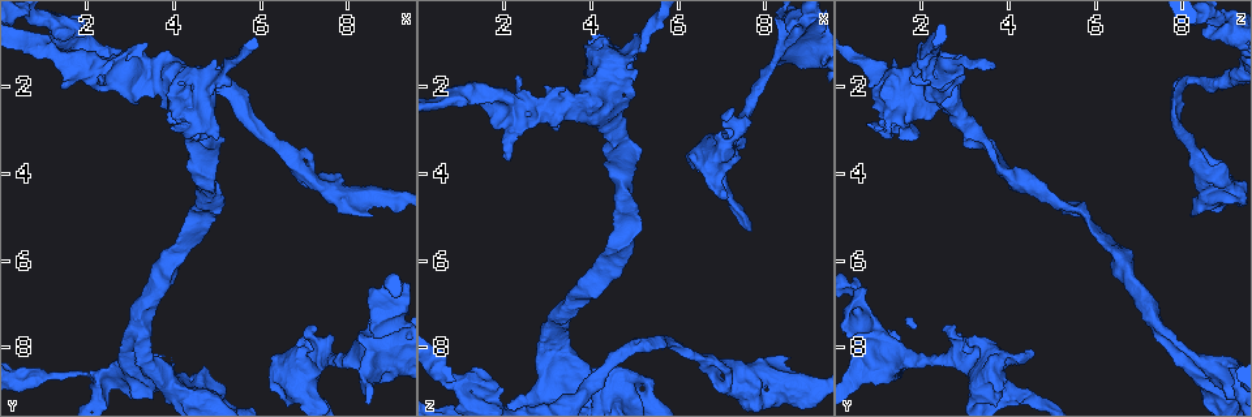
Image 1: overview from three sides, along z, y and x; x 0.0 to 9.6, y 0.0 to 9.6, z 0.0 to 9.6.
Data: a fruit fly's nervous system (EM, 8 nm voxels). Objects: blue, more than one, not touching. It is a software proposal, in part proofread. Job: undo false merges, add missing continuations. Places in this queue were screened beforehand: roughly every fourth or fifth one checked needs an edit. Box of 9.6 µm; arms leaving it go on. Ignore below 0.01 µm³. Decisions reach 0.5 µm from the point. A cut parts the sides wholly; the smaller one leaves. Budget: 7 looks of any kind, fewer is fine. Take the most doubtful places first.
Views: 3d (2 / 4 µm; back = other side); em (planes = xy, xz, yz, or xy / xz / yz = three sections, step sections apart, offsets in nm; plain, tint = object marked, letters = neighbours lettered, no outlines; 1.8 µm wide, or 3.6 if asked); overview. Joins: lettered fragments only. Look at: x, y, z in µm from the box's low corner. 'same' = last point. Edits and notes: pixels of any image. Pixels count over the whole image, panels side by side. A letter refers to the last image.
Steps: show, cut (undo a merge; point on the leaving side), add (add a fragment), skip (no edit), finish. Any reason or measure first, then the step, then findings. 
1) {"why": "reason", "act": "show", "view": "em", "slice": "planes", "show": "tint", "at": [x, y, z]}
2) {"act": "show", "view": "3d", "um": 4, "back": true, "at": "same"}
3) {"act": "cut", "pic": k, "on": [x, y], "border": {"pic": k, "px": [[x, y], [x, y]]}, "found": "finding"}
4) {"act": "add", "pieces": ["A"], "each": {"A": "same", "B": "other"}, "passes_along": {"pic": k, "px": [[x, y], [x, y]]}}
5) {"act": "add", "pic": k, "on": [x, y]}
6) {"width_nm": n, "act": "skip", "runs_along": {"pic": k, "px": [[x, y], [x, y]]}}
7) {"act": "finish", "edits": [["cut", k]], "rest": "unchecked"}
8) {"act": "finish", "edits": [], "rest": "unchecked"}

{"why": "thick turns thin", "act": "show", "view": "em", "slice": "xy", "step": 8, "show": "tint", "at": [6.95, 8.45, 3.70]}

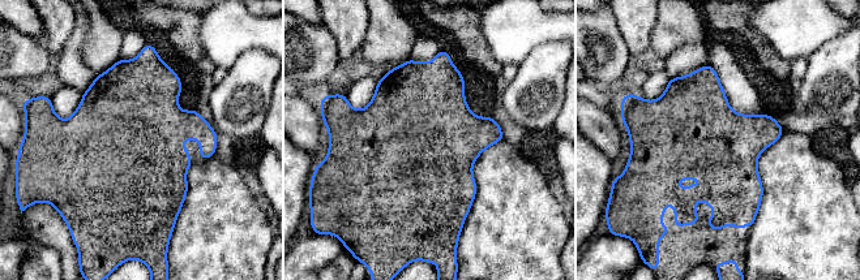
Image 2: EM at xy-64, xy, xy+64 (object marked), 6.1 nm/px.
{"act": "show", "view": "em", "slice": "xy", "step": 8, "show": "letters", "at": "same"}

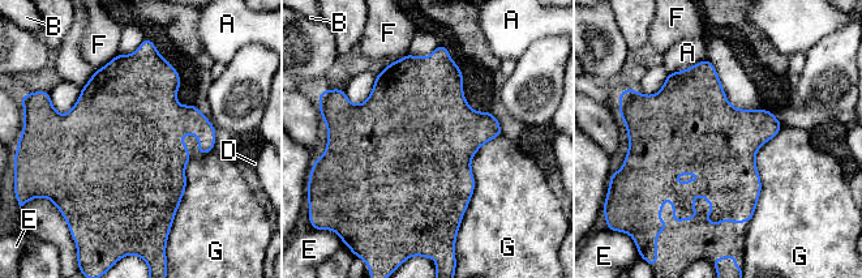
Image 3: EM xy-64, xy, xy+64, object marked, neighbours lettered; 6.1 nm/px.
{"longest_contact_nm": ["G", 650], "act": "skip", "each": {"A": "other", "B": "other", "D": "other", "E": "other", "F": "other", "G": "other"}, "border": {"pic": 3, "px": [[783, 127], [755, 155], [750, 222]]}, "found": "continuous, no second neuron"}

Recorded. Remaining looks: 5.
{"why": "abrupt turn", "act": "show", "view": "em", "slice": "planes", "show": "letters", "at": [1.50, 0.80, 9.05]}

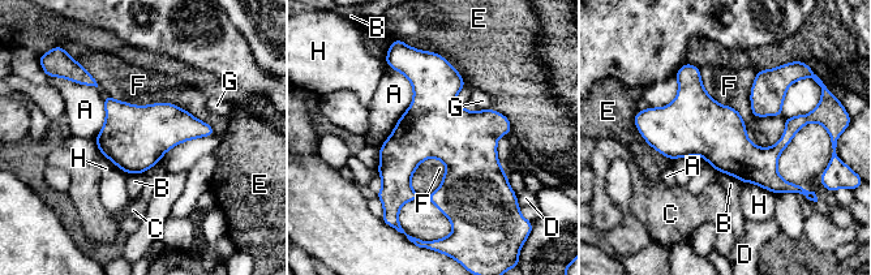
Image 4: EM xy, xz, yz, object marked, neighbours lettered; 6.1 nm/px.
{"width_nm": 360, "act": "skip", "each": {"A": "other", "B": "other", "C": "other", "D": "other", "E": "other", "F": "other", "G": "other", "H": "other"}, "border": {"pic": 4, "px": [[104, 93], [174, 103], [217, 133]]}, "found": "all the same neuron"}

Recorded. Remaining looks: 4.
{"why": "thin neck", "act": "show", "view": "em", "um": 3.6, "slice": "planes", "show": "letters", "at": [9.00, 7.45, 0.65]}

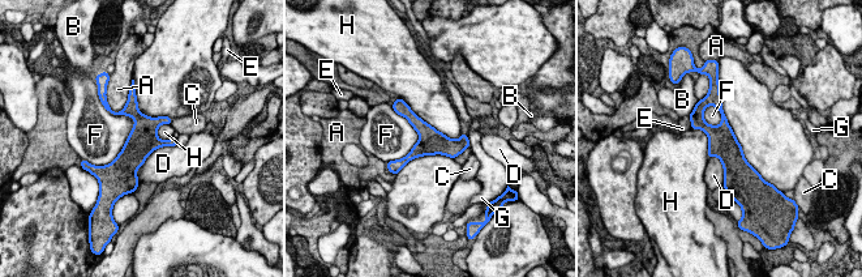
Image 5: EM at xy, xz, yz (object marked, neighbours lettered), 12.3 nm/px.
{"longest_contact_nm": ["H", 800], "act": "skip", "each": {"A": "other", "B": "other", "C": "other", "D": "other", "E": "other", "F": "other", "G": "other", "H": "other"}, "border": {"pic": 5, "px": [[106, 109], [133, 127], [102, 166]]}, "found": "continuous, no second neuron"}

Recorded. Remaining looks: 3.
{"act": "finish", "edits": [], "rest": "unchecked"}

